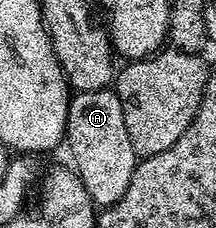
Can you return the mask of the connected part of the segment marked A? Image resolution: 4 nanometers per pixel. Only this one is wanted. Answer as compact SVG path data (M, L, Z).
M111 88L76 93L69 100L66 145L72 148L71 164L82 179L93 205L107 207L118 203L118 199L126 195L138 158L134 143L130 143L130 131L126 131L122 103Z

